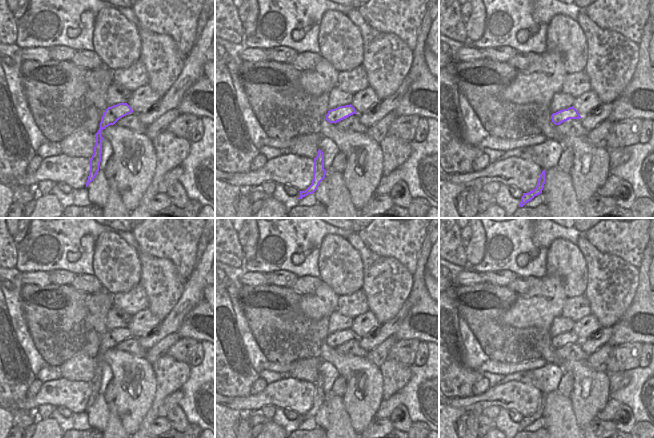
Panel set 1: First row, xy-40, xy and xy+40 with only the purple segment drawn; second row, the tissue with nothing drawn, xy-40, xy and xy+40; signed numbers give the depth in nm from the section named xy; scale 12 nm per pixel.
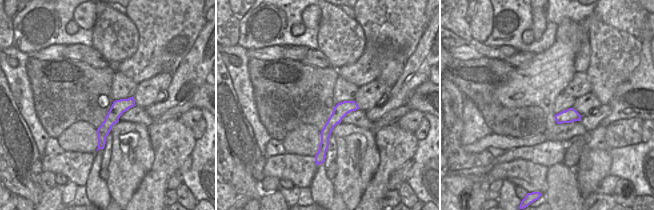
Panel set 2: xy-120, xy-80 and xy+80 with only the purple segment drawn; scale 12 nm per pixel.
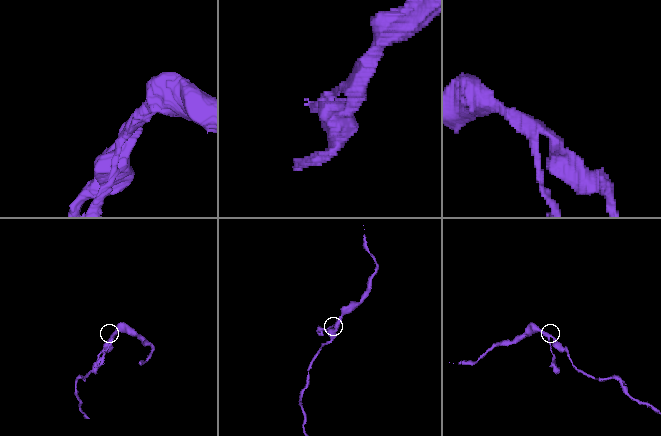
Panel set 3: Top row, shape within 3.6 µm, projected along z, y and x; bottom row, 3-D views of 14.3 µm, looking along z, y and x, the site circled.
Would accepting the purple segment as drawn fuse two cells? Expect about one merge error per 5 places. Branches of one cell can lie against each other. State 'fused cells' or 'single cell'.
single cell

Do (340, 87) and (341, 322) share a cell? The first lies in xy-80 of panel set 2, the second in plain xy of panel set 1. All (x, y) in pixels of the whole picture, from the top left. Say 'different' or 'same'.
same

